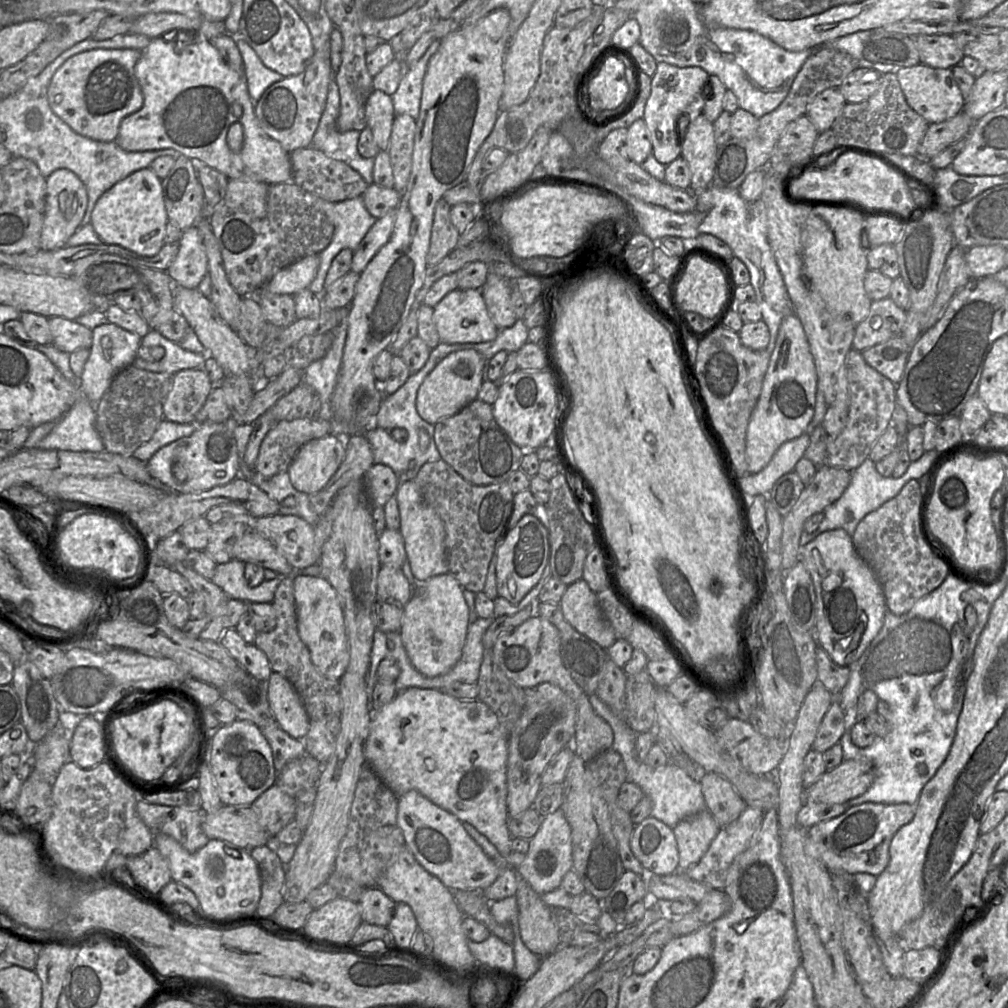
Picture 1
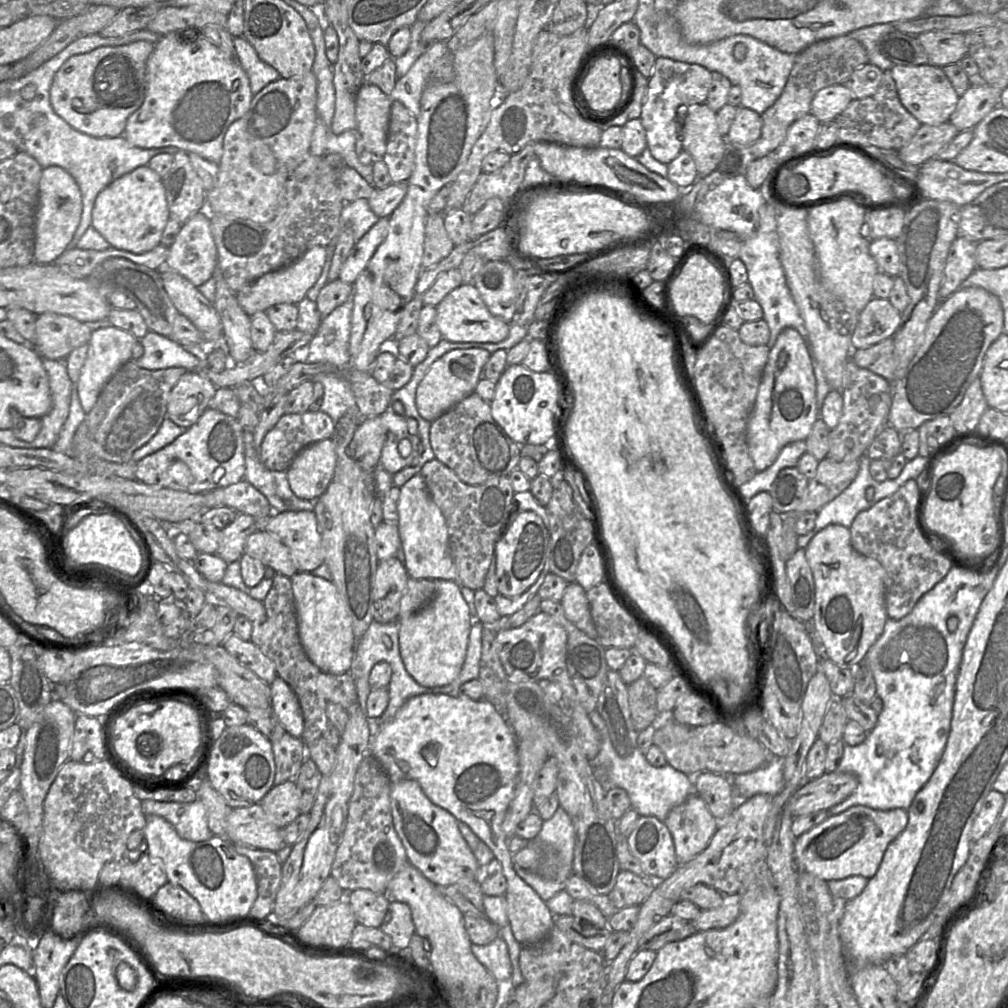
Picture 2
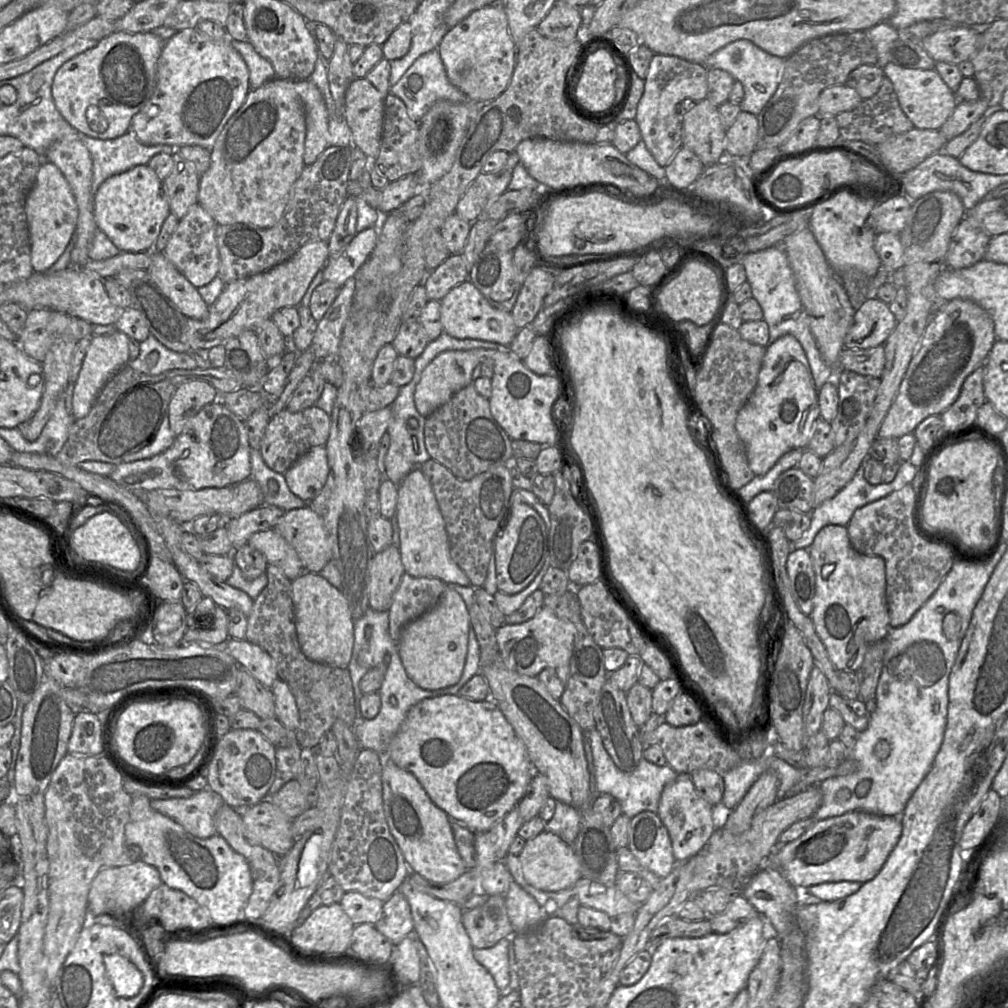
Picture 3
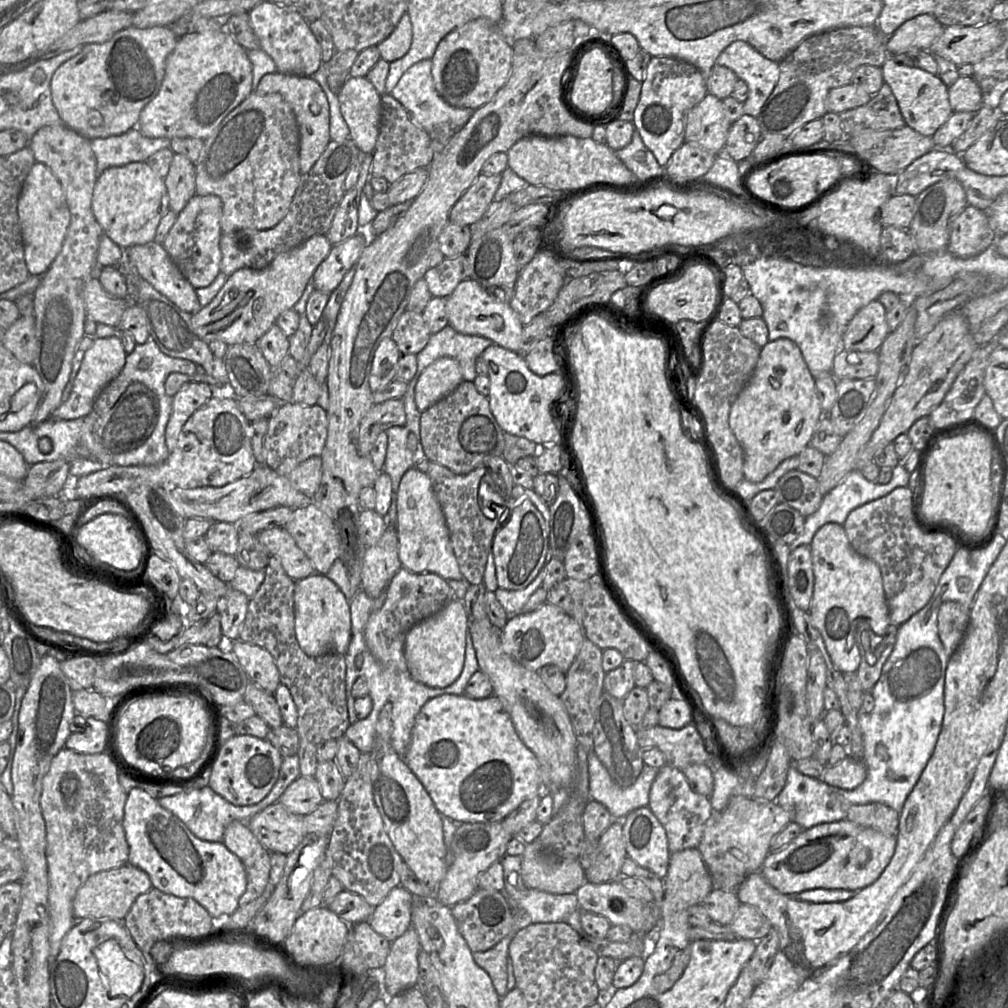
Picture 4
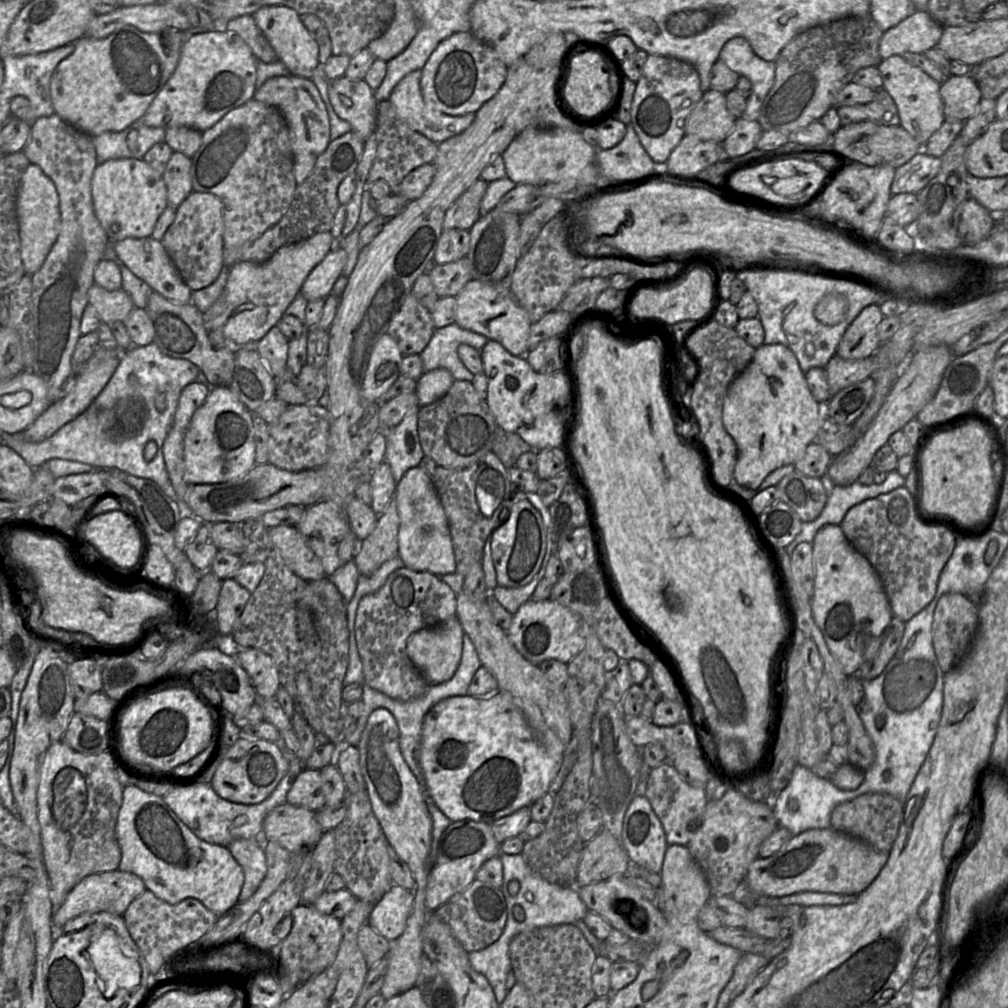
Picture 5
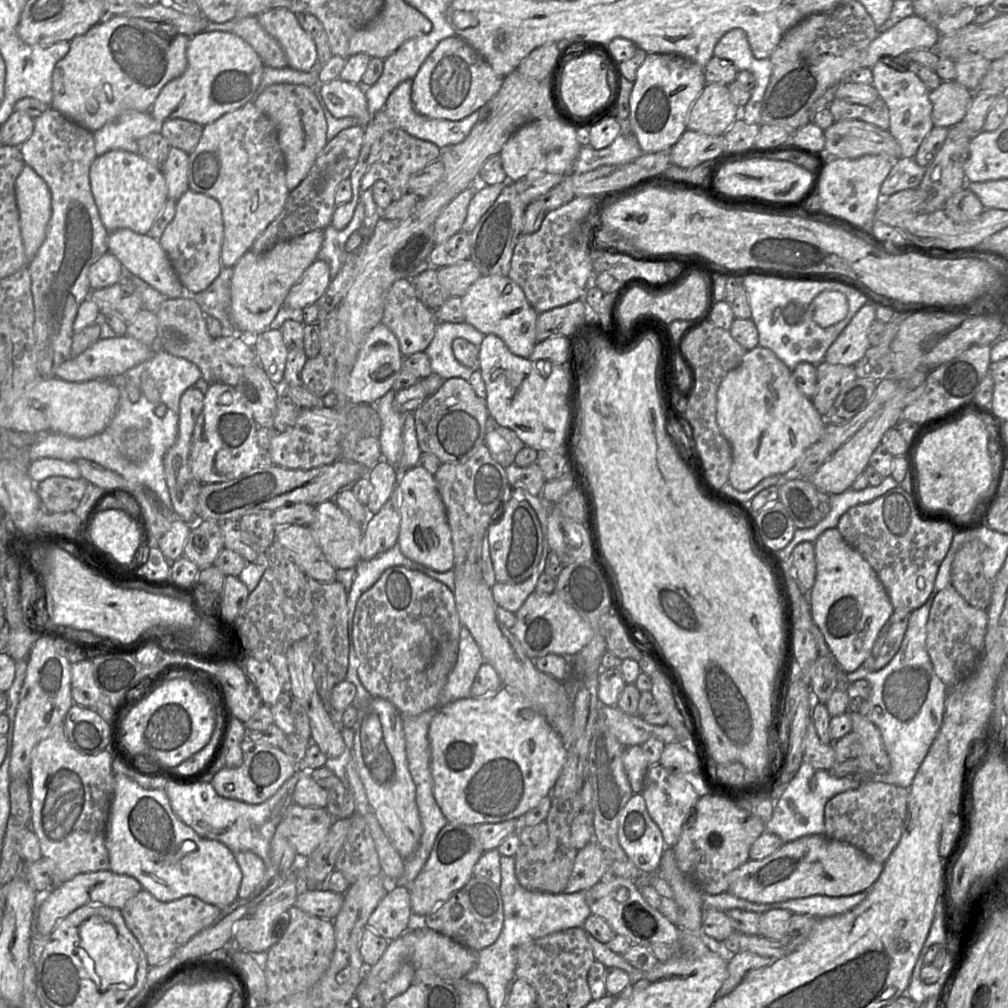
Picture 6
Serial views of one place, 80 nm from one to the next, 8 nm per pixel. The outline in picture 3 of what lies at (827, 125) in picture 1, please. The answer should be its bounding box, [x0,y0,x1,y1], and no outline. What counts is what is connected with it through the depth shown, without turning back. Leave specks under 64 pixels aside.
[818,84,863,116]

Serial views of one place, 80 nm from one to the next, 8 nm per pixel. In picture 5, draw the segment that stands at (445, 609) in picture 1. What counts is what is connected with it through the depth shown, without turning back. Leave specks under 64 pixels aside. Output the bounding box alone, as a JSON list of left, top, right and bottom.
[406,616,464,684]

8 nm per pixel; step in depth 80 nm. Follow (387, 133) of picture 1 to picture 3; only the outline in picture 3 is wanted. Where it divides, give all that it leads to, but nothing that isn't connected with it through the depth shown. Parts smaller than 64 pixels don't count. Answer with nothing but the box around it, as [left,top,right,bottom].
[344,78,384,160]

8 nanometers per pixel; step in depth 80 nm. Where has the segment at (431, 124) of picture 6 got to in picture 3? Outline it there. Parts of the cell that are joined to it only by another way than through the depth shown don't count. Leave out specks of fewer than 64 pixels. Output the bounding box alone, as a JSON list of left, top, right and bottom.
[390,49,470,123]

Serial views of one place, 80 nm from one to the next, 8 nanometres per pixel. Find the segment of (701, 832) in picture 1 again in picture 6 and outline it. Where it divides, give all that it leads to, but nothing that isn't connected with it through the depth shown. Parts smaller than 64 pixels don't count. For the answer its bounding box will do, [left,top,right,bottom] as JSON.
[641,763,700,848]

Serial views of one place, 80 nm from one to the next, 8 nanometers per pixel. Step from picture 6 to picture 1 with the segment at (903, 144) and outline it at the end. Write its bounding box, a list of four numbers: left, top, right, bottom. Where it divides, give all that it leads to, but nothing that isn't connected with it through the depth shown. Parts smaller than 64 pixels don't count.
[895,63,965,124]

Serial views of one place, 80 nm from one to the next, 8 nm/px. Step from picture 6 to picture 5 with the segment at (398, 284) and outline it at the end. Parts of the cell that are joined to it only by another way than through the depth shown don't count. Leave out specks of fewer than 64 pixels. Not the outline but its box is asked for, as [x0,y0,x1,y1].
[387,293,435,355]

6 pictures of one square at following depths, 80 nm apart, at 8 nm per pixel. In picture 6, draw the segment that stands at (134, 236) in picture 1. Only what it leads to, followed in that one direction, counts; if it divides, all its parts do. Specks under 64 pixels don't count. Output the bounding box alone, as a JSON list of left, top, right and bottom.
[89,150,168,234]

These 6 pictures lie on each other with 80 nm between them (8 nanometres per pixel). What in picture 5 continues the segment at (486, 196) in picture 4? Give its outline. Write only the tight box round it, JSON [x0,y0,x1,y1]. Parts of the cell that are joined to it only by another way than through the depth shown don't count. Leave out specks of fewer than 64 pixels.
[443,178,489,230]

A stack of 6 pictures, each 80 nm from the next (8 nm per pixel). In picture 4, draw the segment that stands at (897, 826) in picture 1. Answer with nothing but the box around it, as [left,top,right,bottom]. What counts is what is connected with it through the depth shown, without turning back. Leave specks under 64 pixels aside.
[759,819,896,895]

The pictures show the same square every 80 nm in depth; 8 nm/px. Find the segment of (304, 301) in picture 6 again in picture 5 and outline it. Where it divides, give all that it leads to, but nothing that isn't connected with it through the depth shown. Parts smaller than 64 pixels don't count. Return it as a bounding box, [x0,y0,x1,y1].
[299,246,347,302]

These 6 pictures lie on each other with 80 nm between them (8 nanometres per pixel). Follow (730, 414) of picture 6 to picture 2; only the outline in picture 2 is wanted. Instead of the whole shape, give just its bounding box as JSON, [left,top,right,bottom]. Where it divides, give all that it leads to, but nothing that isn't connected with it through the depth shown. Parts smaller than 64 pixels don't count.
[746,328,818,472]

